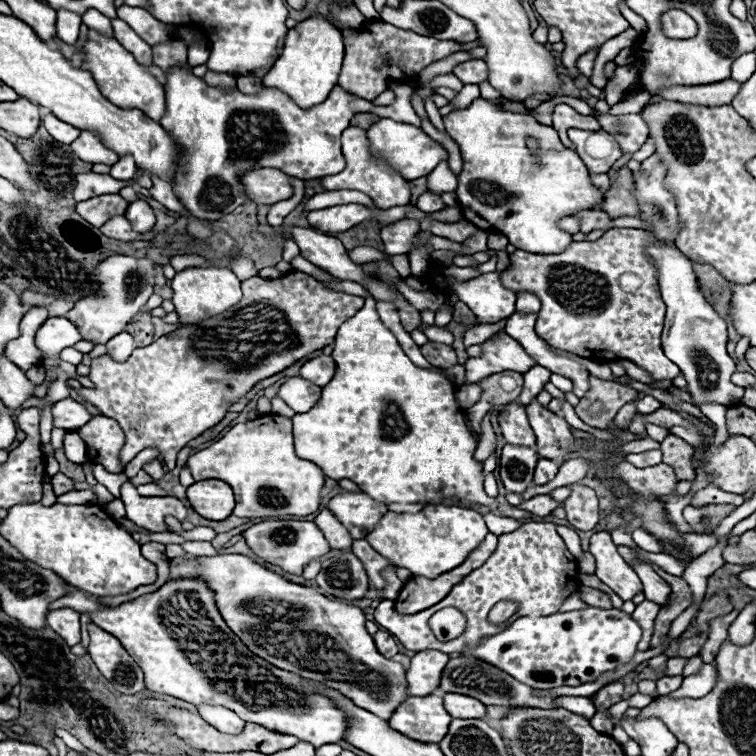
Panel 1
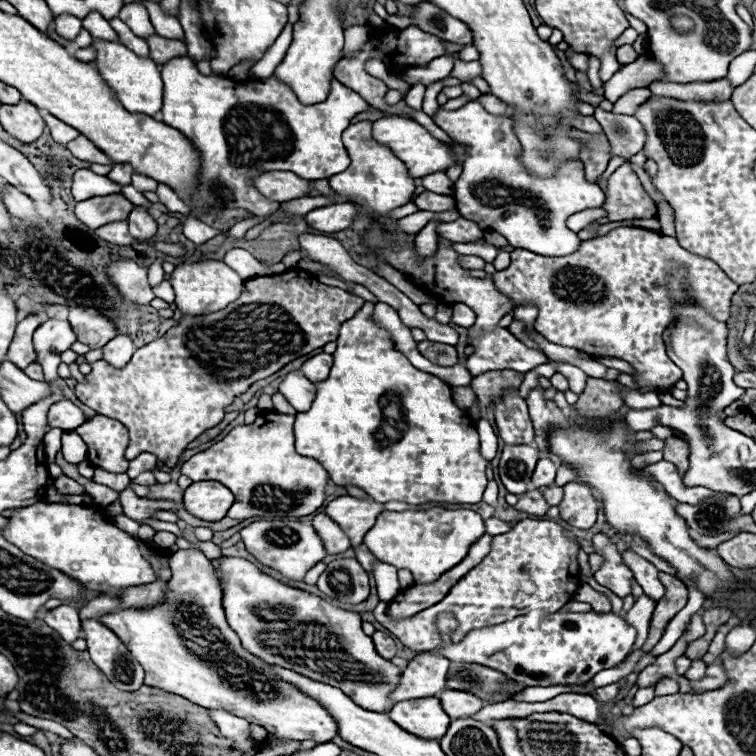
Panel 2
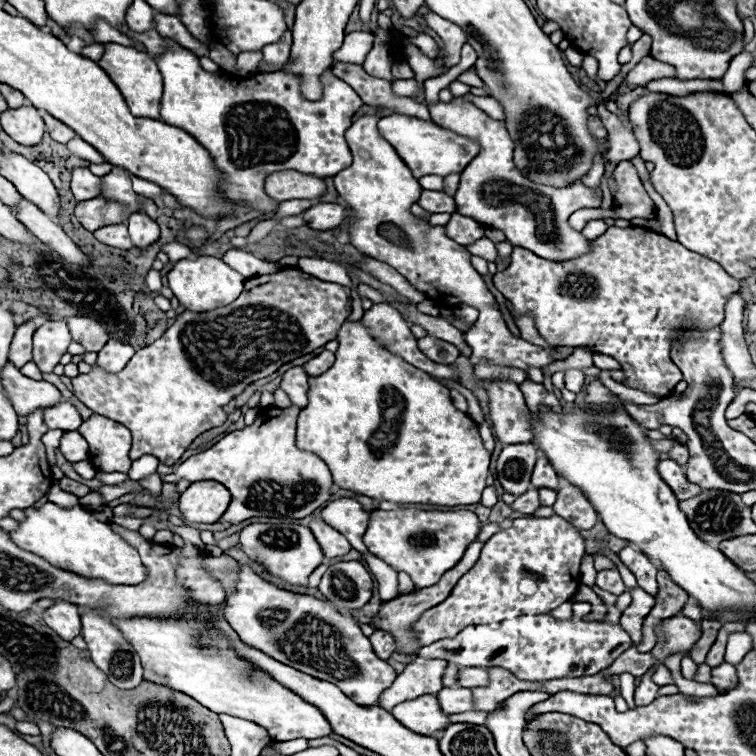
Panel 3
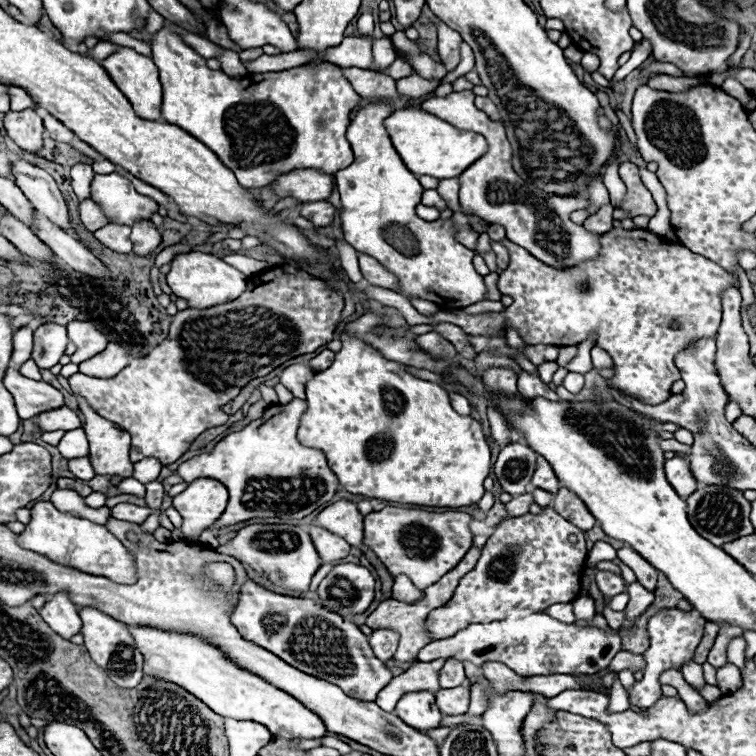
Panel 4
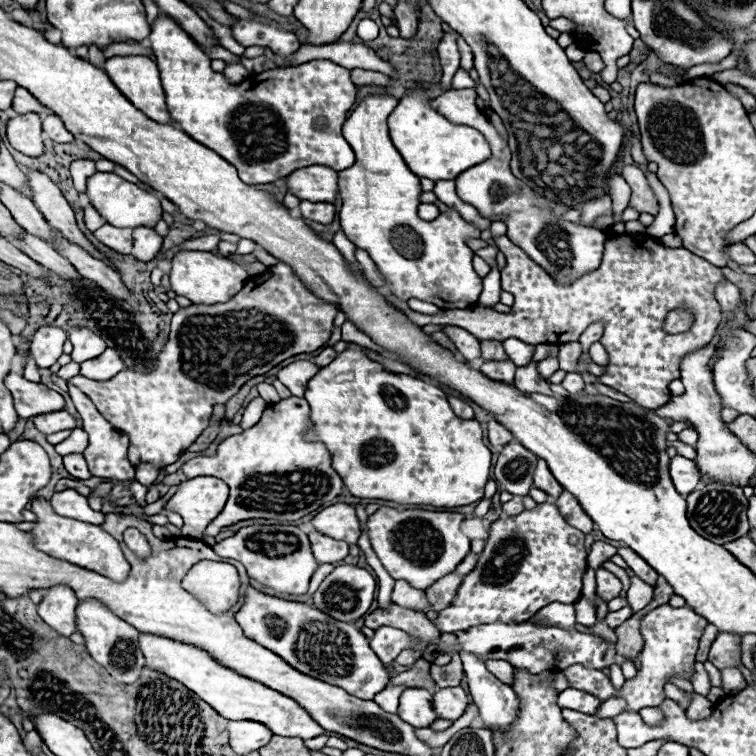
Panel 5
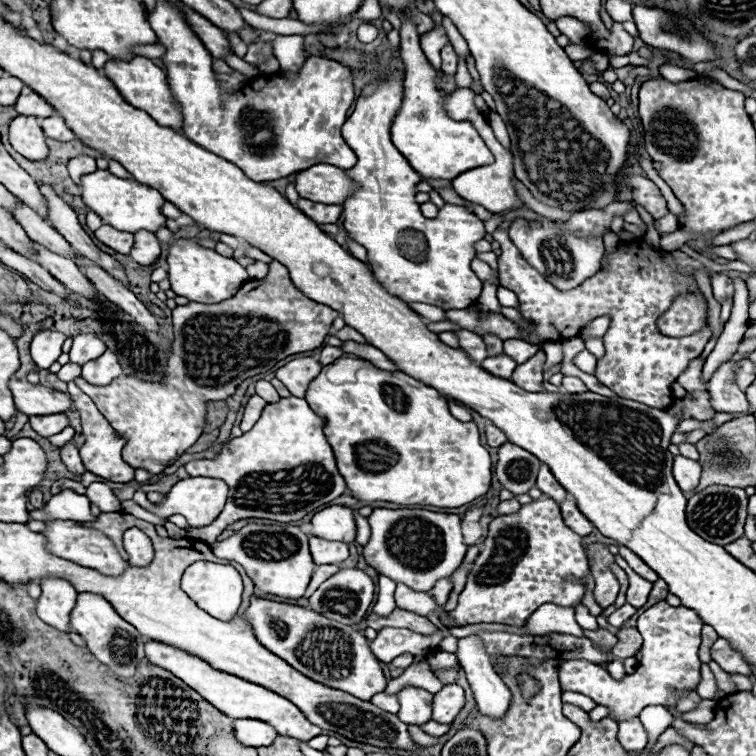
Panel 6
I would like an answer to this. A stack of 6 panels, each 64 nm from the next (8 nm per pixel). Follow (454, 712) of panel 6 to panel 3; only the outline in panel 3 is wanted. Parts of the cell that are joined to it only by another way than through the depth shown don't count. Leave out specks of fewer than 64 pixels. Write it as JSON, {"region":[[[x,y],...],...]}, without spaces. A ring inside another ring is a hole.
{"region":[[[458,686],[444,688],[436,696],[446,714],[462,714],[462,712],[474,710],[472,690],[468,690],[468,688],[458,688]]]}

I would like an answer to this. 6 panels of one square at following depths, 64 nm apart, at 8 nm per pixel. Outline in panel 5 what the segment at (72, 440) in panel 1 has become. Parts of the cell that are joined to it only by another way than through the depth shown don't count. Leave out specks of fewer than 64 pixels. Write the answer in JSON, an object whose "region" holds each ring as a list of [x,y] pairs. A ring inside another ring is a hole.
{"region":[[[74,428],[72,434],[70,434],[64,442],[56,444],[56,452],[62,454],[62,456],[82,454],[86,446],[88,446],[88,434],[86,434],[82,428]]]}

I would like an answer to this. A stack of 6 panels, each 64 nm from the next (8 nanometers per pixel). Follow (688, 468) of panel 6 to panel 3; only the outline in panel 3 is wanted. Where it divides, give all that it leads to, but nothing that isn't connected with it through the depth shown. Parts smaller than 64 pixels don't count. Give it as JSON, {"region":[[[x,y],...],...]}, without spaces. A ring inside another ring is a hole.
{"region":[[[660,460],[658,462],[658,474],[662,476],[662,480],[670,486],[670,490],[676,494],[678,500],[686,500],[686,498],[694,498],[702,492],[700,486],[690,484],[686,480],[684,468],[672,460]]]}

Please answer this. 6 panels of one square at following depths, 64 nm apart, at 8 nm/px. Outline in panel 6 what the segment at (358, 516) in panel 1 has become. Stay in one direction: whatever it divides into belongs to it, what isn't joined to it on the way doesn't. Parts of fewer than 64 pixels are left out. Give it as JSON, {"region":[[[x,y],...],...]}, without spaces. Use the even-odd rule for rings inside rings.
{"region":[[[330,506],[312,518],[312,534],[334,540],[334,542],[354,542],[356,540],[356,522],[354,510],[346,506]]]}

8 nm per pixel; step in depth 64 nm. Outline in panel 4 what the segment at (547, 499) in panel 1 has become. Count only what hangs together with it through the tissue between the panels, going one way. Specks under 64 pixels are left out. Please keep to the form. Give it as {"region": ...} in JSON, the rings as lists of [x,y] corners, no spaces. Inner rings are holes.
{"region":[[[522,494],[522,496],[516,496],[512,502],[506,504],[506,510],[508,510],[508,516],[520,516],[520,514],[526,514],[530,504],[534,504],[534,496],[532,494]]]}

